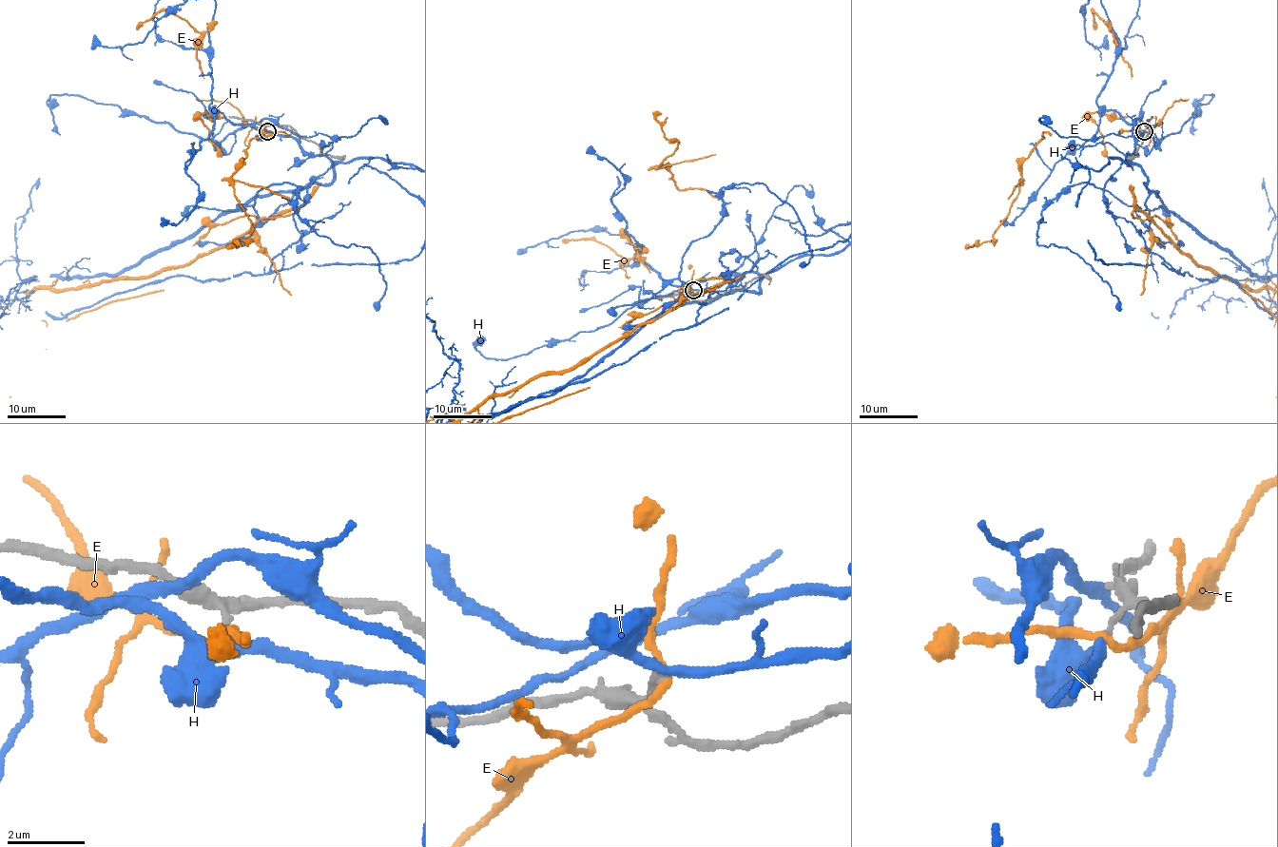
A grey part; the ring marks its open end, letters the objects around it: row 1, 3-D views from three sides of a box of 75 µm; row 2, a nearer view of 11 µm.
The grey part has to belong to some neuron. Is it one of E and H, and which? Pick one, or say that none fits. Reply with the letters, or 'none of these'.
H

